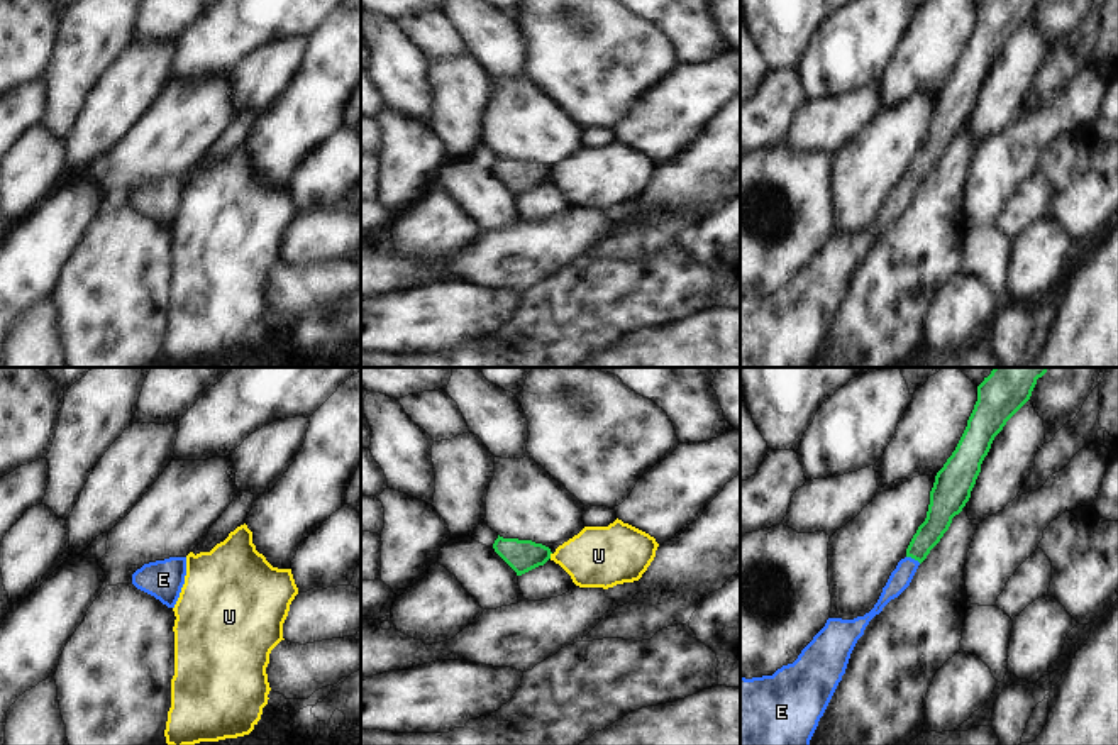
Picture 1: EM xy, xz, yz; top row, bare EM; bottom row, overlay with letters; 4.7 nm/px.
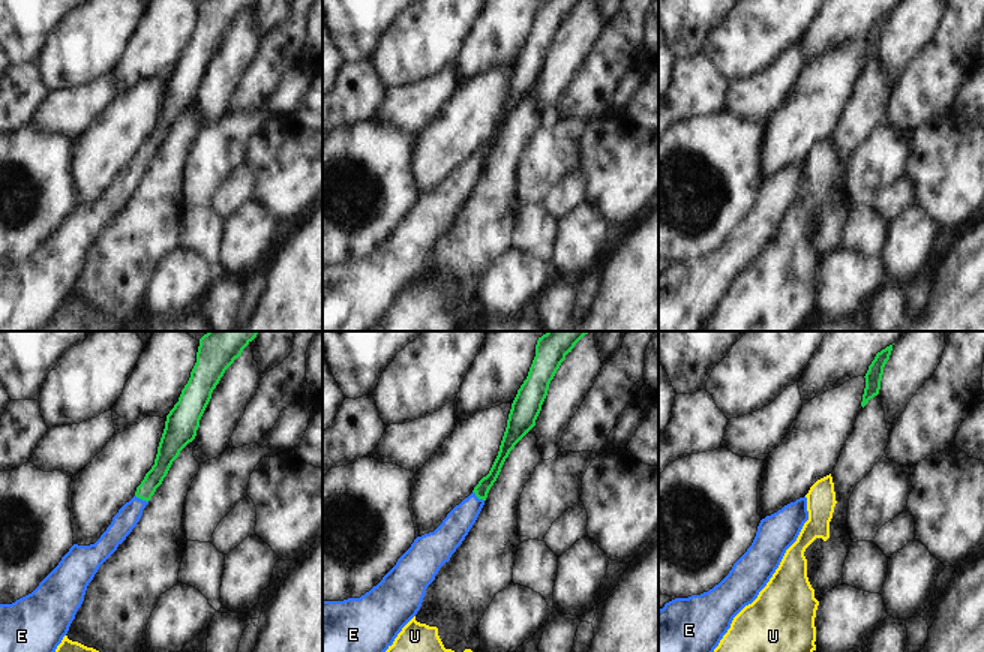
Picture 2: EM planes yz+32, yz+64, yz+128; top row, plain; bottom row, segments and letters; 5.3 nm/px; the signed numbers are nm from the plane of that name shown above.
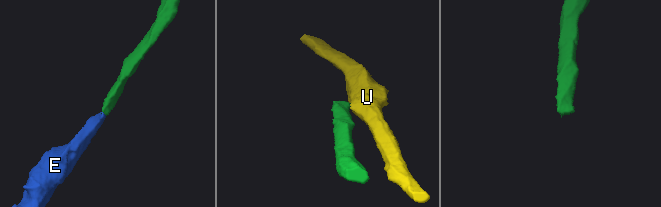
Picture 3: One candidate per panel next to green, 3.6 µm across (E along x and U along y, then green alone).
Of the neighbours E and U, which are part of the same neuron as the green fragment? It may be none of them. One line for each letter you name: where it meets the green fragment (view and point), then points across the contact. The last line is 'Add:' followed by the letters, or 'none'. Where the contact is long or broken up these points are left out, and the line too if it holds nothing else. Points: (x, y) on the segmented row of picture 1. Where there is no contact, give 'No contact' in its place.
E: Touches green at yz (913, 557). Path across: yz (939, 517), (913, 557), (902, 576)
Add: E

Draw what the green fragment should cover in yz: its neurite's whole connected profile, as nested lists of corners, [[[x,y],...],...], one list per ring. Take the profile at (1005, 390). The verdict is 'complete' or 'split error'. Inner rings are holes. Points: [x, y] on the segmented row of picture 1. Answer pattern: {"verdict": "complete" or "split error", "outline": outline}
{"verdict": "split error", "outline": [[[994,367],[984,378],[959,444],[935,476],[927,518],[874,608],[854,620],[828,618],[798,659],[772,676],[740,677],[740,745],[810,745],[866,626],[910,586],[918,566],[969,501],[994,437],[1030,400],[1045,372],[1047,367]]]}

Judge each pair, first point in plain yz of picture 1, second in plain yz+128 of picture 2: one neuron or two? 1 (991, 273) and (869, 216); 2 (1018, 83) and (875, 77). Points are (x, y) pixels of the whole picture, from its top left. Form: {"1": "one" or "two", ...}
{"1": "one", "2": "two"}

